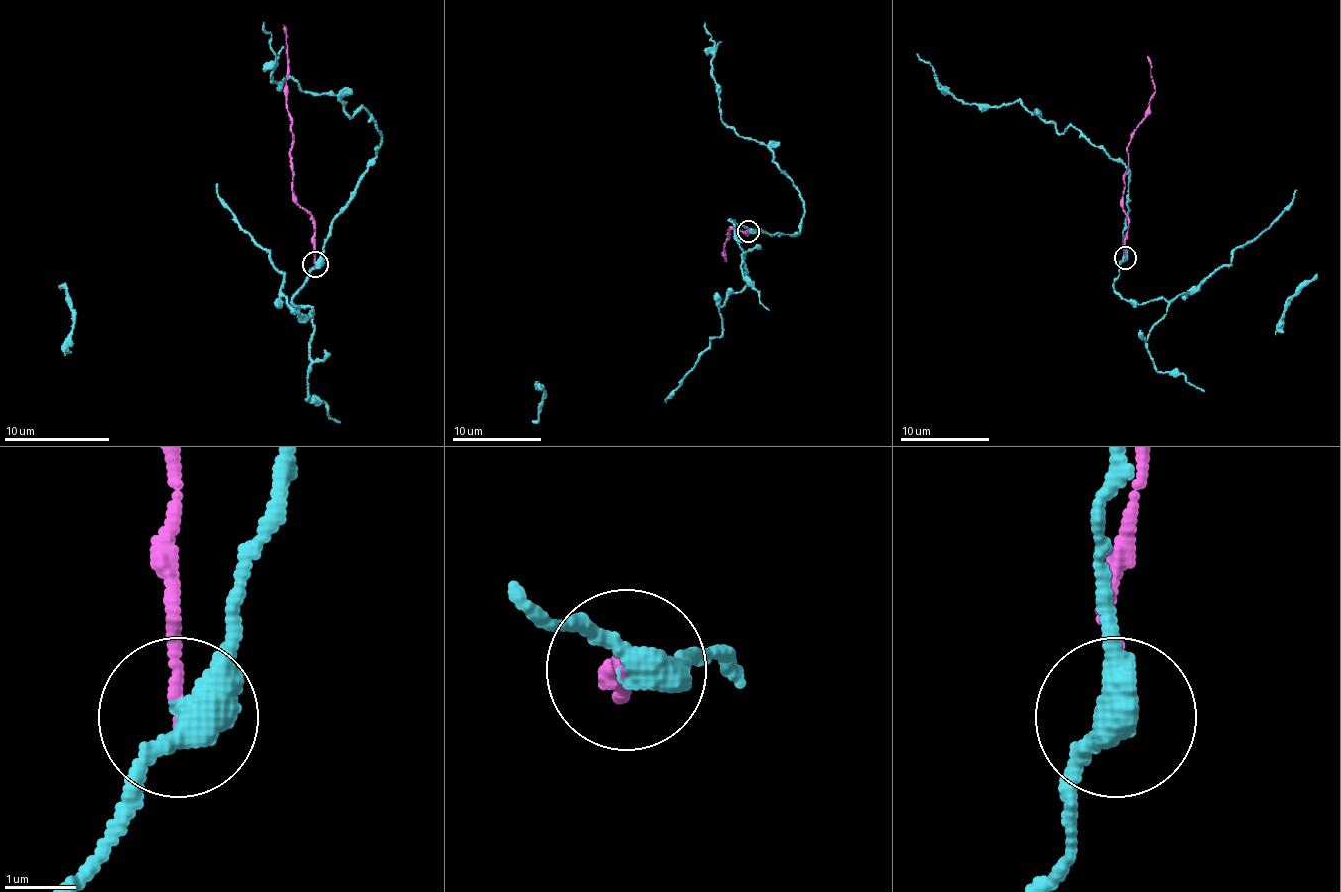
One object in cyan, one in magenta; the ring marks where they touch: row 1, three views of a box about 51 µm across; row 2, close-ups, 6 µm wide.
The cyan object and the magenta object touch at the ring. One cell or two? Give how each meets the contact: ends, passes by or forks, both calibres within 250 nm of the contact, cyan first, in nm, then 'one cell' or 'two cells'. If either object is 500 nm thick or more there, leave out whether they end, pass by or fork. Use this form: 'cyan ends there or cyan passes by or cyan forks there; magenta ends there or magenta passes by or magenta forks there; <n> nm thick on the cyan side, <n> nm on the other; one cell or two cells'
cyan passes by; magenta ends there; 420 nm thick on the cyan side, 100 nm on the other; two cells

